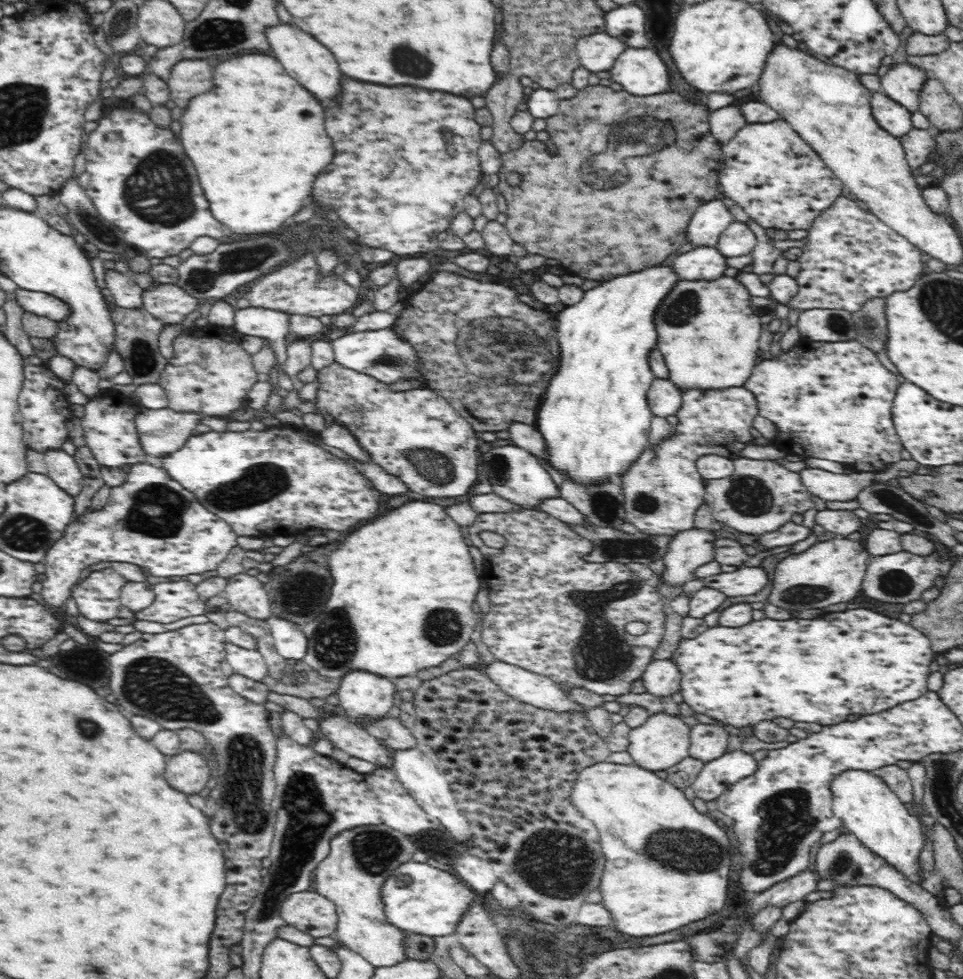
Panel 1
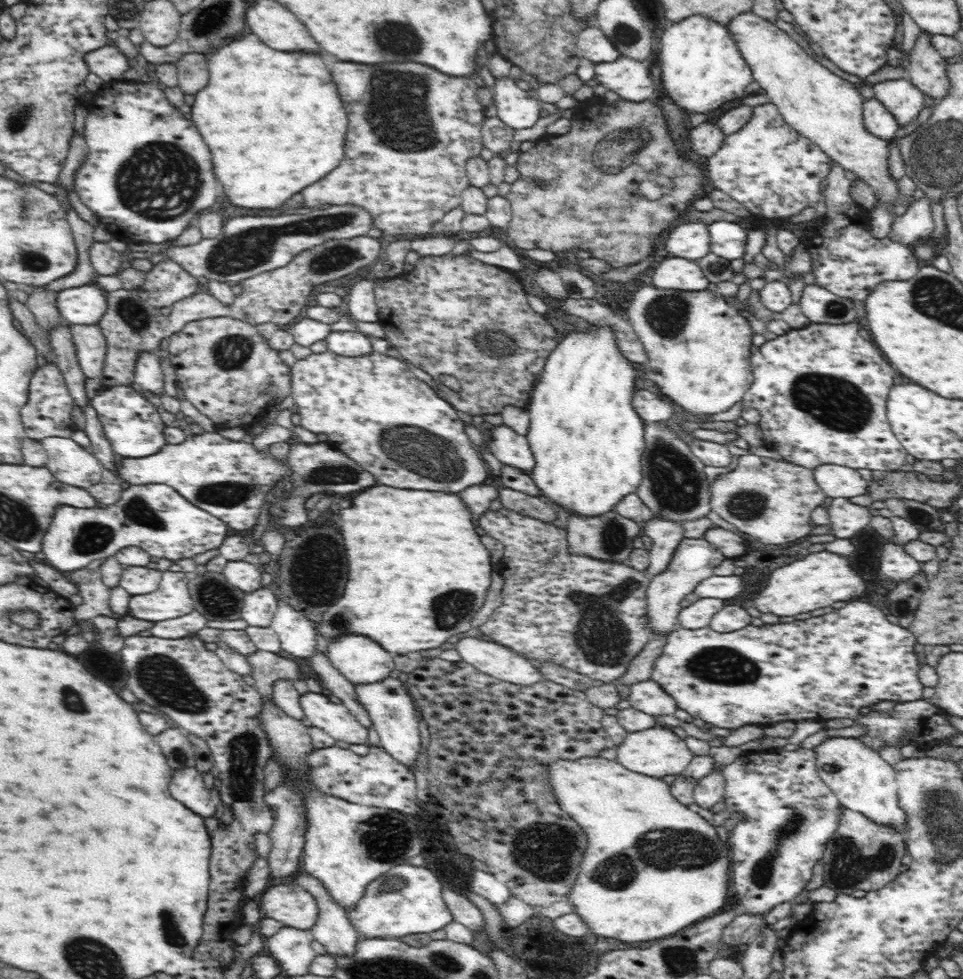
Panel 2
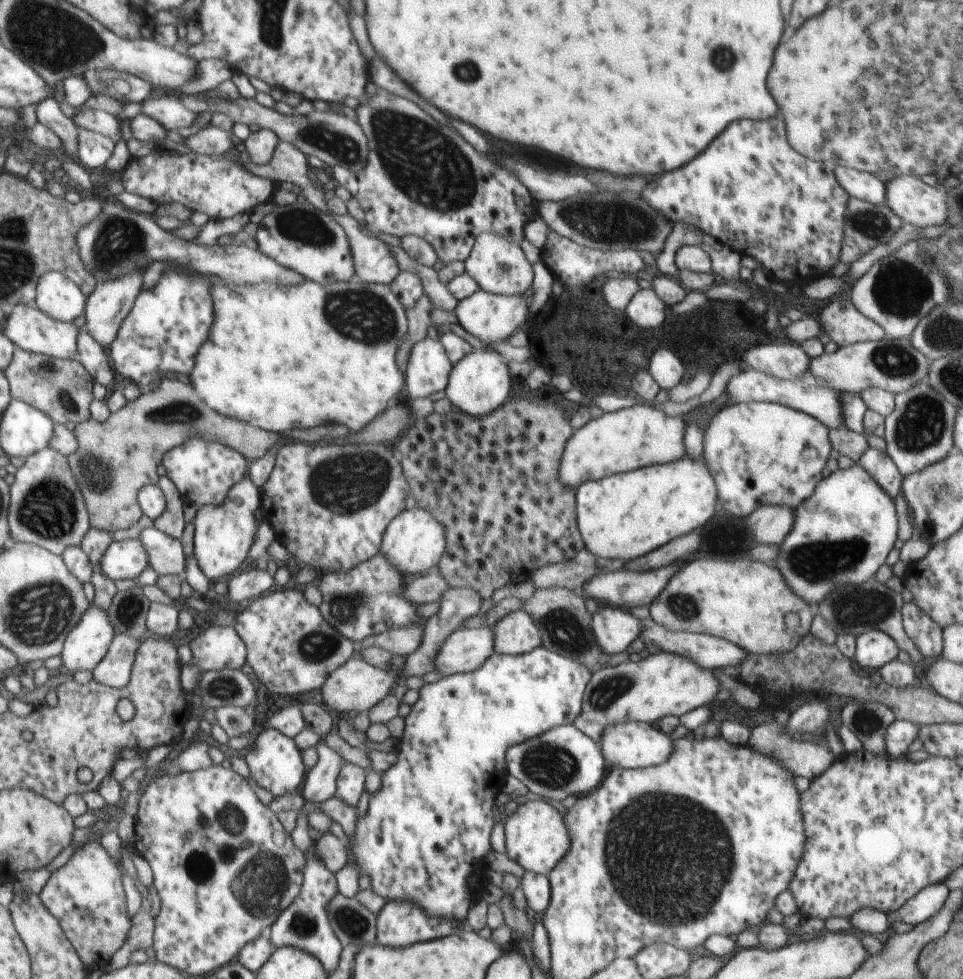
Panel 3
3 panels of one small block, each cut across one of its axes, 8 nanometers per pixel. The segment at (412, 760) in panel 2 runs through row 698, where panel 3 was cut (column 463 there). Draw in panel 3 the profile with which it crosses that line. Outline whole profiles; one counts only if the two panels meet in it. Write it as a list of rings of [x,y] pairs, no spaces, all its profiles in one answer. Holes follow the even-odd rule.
[[[479,347],[476,348],[452,367],[447,387],[444,390],[446,397],[460,411],[474,418],[496,411],[508,398],[510,386],[512,386],[511,378],[513,376],[508,372],[507,363],[496,350],[486,352]]]

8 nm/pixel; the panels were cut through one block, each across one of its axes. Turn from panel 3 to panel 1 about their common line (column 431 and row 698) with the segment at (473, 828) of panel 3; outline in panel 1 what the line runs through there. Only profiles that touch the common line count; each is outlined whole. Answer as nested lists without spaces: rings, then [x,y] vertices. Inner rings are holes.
[[[856,608],[856,610],[846,610],[846,612],[832,612],[830,616],[826,613],[813,619],[790,618],[790,620],[772,620],[764,618],[753,620],[744,626],[728,628],[725,626],[714,626],[699,634],[694,639],[680,640],[678,648],[675,650],[671,659],[680,670],[680,692],[683,702],[688,704],[694,713],[706,714],[706,716],[716,719],[720,724],[732,724],[740,728],[743,726],[758,724],[763,720],[771,720],[784,716],[794,722],[816,722],[823,727],[832,726],[846,721],[850,714],[863,715],[876,714],[903,702],[916,700],[928,692],[927,682],[930,676],[930,664],[932,664],[935,653],[931,649],[931,640],[914,628],[910,623],[905,624],[898,618],[888,618],[878,612],[866,610],[866,608]]]

